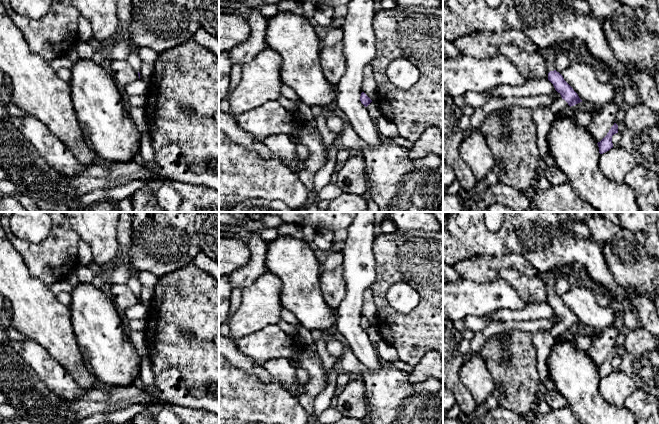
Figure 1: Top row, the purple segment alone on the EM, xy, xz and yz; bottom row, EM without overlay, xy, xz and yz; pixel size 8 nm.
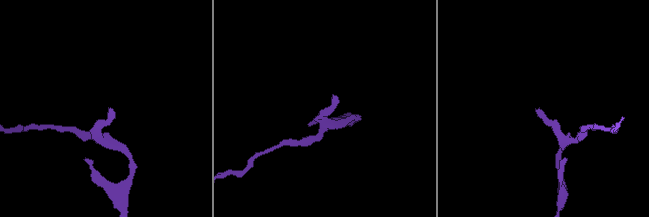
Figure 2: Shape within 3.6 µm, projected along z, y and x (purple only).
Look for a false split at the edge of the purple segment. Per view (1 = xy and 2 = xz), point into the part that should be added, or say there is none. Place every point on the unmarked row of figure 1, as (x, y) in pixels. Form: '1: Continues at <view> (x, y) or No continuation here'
1: No continuation here
2: No continuation here

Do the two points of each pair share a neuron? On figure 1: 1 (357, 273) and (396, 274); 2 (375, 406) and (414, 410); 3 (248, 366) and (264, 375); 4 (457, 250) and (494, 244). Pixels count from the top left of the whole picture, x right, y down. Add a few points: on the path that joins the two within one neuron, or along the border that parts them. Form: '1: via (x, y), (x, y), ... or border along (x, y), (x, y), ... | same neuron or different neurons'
1: border along (373, 251), (375, 281), (369, 287) | different neurons
2: via (385, 406), (396, 406), (400, 410), (404, 410) | same neuron
3: via (252, 368), (260, 372) | same neuron
4: via (466, 244), (485, 244) | same neuron

